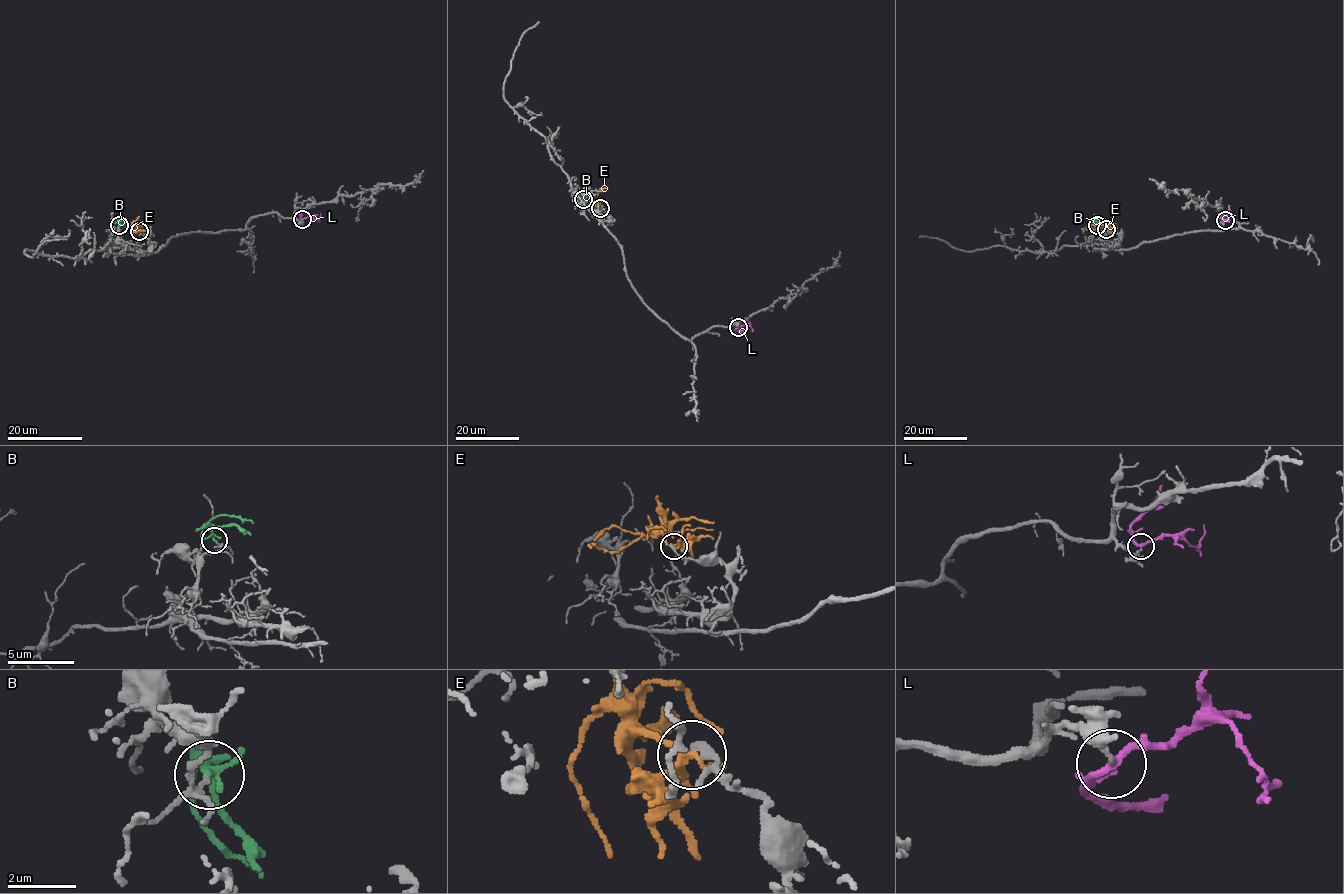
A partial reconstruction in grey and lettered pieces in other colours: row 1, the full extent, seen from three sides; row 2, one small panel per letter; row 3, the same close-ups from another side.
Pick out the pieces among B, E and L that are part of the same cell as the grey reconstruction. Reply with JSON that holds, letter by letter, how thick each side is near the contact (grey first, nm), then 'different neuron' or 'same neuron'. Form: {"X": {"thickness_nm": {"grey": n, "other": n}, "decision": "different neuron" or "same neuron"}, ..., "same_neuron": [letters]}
{"B": {"thickness_nm": {"grey": 100, "other": 120}, "decision": "different neuron"}, "E": {"thickness_nm": {"grey": 260, "other": 180}, "decision": "different neuron"}, "L": {"thickness_nm": {"grey": 180, "other": 200}, "decision": "same neuron"}, "same_neuron": ["L"]}

